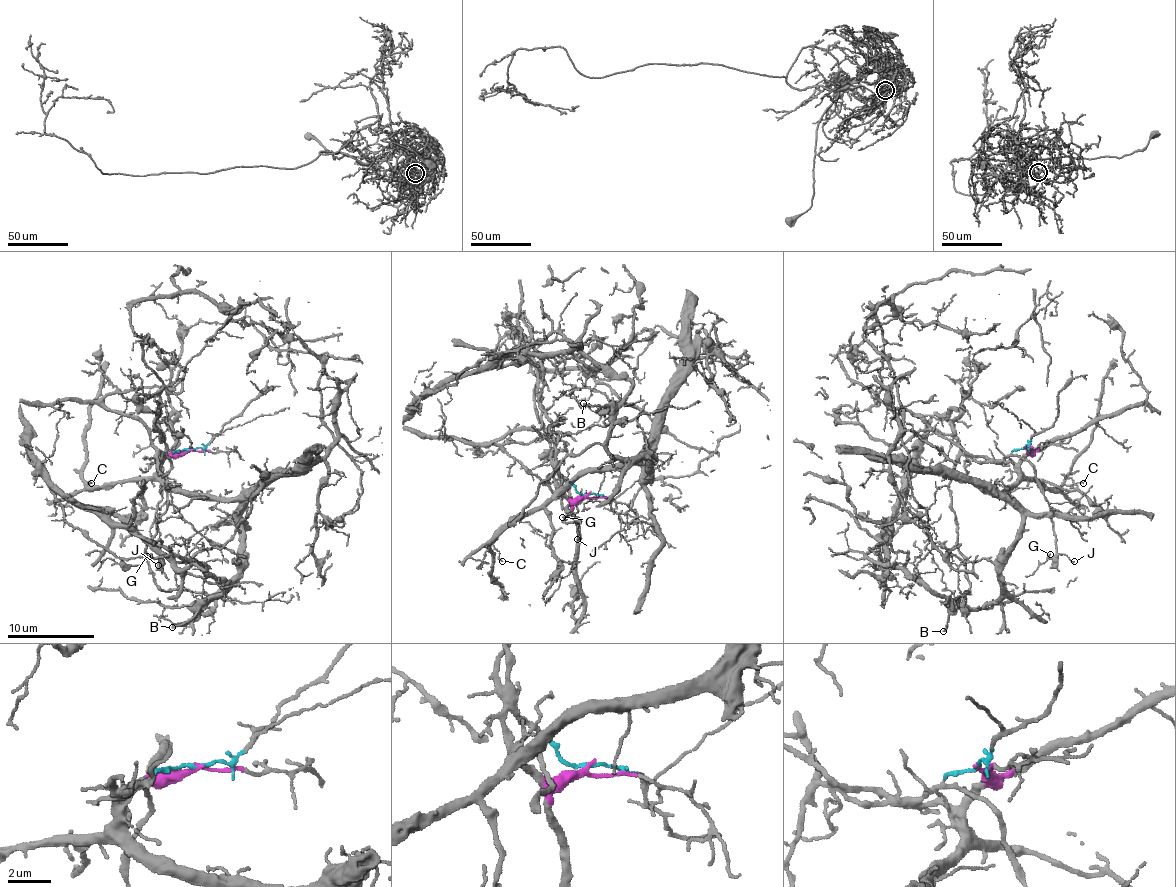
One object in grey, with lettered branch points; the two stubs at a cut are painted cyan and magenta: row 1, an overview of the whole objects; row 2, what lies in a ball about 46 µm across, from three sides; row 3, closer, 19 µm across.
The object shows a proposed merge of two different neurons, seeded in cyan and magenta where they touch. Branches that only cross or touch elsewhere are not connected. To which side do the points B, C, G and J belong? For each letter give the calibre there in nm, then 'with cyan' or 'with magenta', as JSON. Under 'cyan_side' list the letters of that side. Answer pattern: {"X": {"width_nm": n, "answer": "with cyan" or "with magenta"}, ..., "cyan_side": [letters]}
{"B": {"width_nm": 170, "answer": "with magenta"}, "C": {"width_nm": 130, "answer": "with magenta"}, "G": {"width_nm": 100, "answer": "with cyan"}, "J": {"width_nm": 90, "answer": "with cyan"}, "cyan_side": ["G", "J"]}

